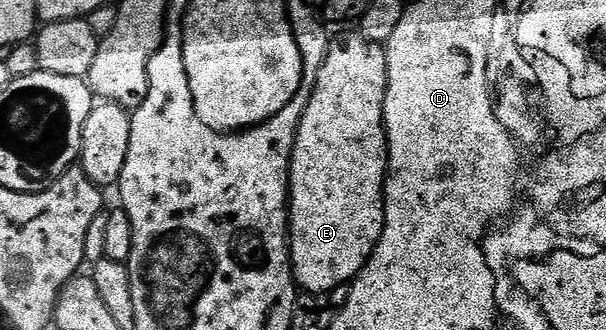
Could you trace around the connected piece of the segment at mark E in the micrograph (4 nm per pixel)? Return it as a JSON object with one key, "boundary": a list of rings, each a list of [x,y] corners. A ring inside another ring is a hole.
{"boundary":[[[354,31],[347,37],[335,36],[330,43],[330,50],[324,59],[324,67],[320,67],[318,78],[316,79],[316,87],[312,91],[312,99],[308,103],[308,107],[304,111],[304,115],[300,119],[300,127],[296,131],[296,143],[292,151],[292,159],[290,160],[290,262],[294,268],[294,280],[305,292],[315,295],[329,295],[333,293],[336,287],[353,282],[358,276],[358,272],[368,263],[368,259],[372,255],[372,251],[380,243],[382,232],[384,231],[384,223],[386,222],[386,179],[390,168],[390,144],[386,141],[386,120],[384,119],[384,99],[386,98],[386,88],[388,87],[388,63],[386,62],[386,50],[377,41],[370,41],[363,37],[361,32]]]}

